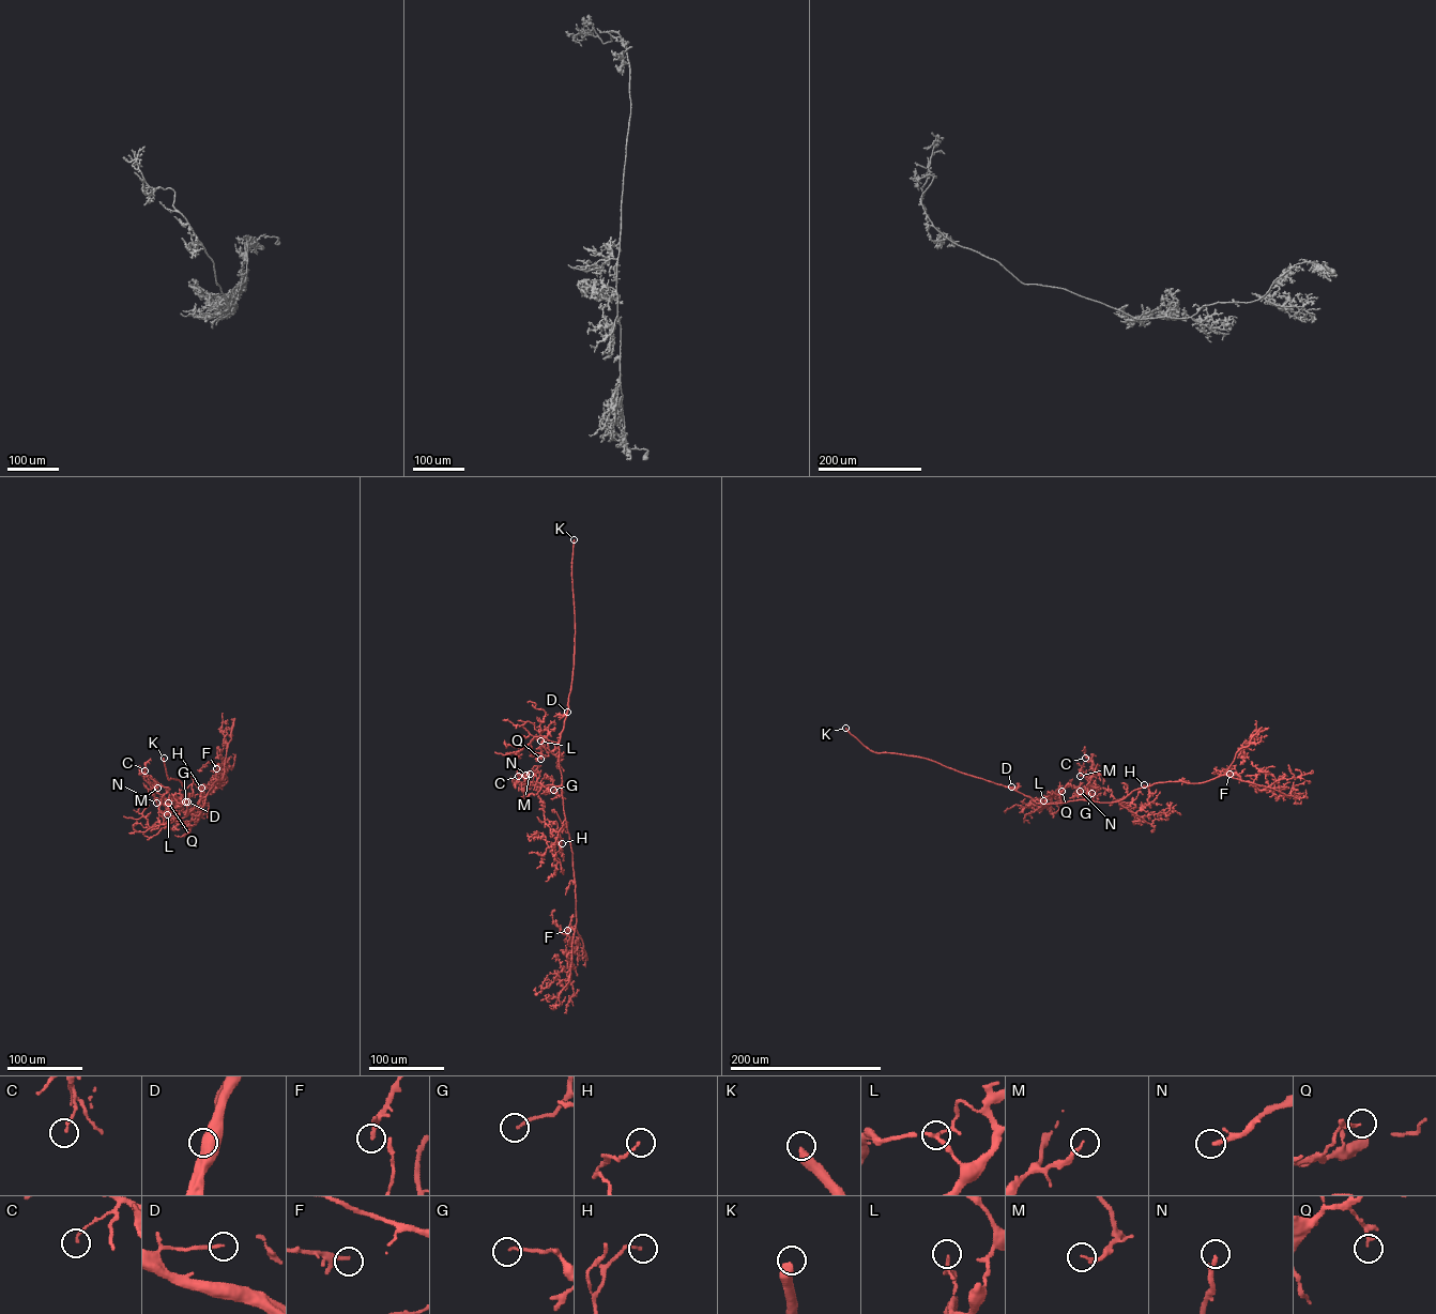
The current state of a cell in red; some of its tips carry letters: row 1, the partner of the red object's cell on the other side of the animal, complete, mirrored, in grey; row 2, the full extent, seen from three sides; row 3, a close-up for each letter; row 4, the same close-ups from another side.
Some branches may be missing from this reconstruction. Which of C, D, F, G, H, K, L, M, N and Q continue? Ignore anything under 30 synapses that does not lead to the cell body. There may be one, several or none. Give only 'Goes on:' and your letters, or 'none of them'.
Goes on: G, K, M, N

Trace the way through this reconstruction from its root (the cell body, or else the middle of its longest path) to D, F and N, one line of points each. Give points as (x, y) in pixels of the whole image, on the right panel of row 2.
D: (1084, 800), (1038, 804), (1011, 787)
F: (1084, 800), (1118, 801), (1133, 791), (1156, 783), (1203, 782), (1228, 775), (1223, 769), (1230, 774)
N: (1084, 800), (1090, 790), (1085, 788), (1080, 791)

